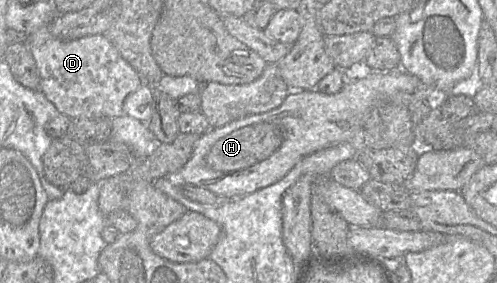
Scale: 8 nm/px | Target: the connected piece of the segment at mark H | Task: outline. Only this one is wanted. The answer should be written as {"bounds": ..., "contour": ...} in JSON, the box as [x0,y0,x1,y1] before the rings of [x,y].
{"bounds":[176,69,448,199],"contour":[[[396,69],[388,72],[358,73],[358,77],[347,80],[335,94],[324,94],[318,90],[290,91],[284,102],[276,109],[263,114],[250,115],[219,128],[210,128],[200,136],[187,163],[176,173],[178,181],[203,187],[226,198],[233,199],[249,195],[281,180],[300,160],[321,149],[342,142],[349,142],[364,126],[370,109],[383,101],[408,105],[417,99],[438,99],[448,93],[439,93],[423,84],[416,76]]]}

